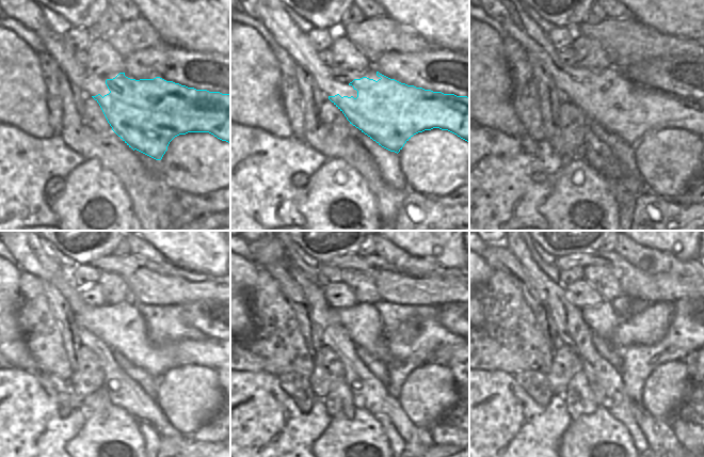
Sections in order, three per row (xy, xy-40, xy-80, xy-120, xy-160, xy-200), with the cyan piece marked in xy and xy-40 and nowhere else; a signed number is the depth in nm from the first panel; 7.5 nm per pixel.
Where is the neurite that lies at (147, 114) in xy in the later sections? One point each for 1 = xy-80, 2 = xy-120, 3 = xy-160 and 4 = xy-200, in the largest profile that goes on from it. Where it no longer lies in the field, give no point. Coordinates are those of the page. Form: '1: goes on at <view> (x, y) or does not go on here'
1: goes on at xy-80 (629, 110)
2: goes on at xy-120 (130, 339)
3: goes on at xy-160 (369, 335)
4: goes on at xy-200 (606, 330)

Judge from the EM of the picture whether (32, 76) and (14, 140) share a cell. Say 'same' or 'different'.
different

